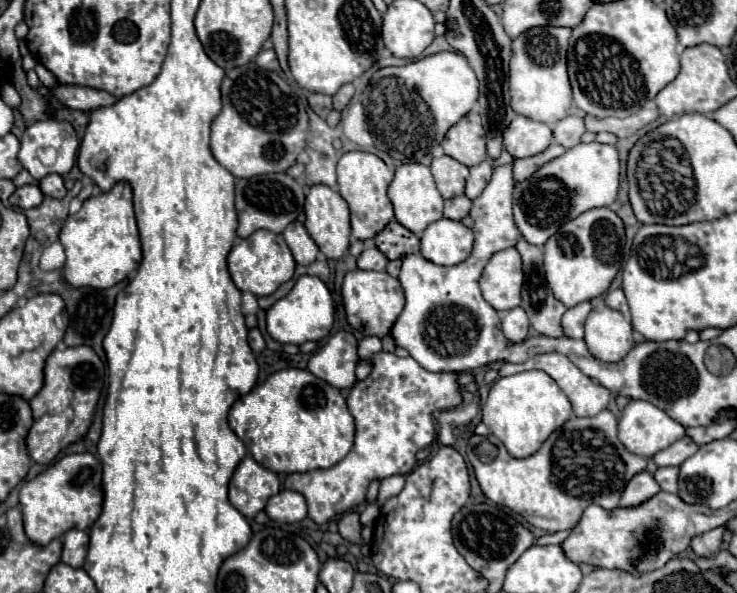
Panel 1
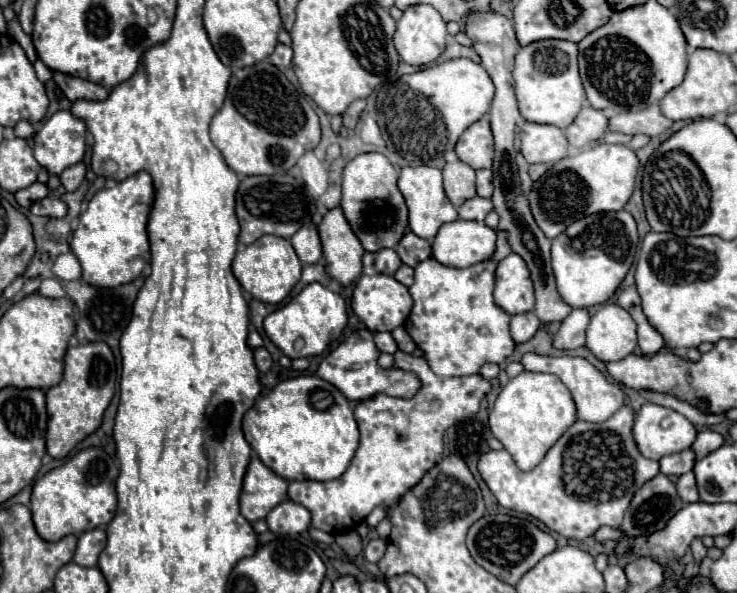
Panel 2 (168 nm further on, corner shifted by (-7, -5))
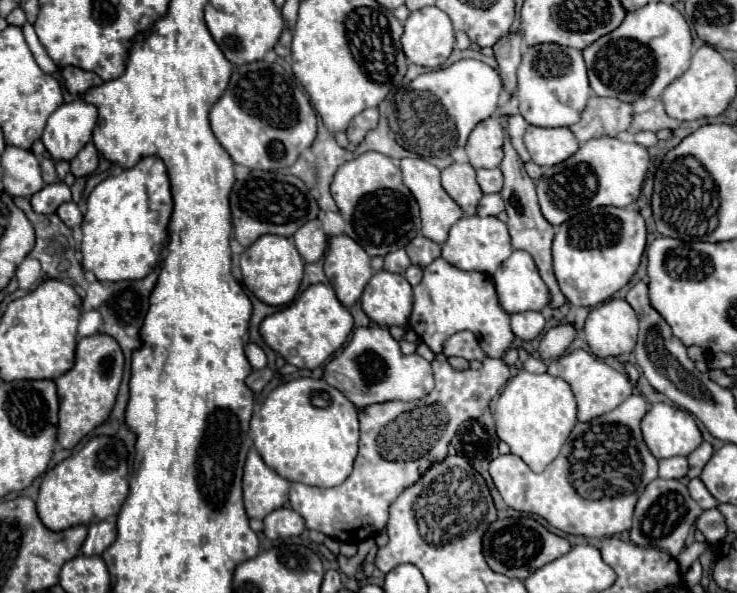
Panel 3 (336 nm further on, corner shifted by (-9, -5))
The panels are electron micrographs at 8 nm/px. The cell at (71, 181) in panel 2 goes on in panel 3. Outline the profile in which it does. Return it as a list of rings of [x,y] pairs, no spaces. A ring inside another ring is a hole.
[[[89,142],[73,160],[71,160],[71,174],[75,178],[81,178],[81,176],[89,176],[95,168],[97,168],[97,150],[95,146]]]

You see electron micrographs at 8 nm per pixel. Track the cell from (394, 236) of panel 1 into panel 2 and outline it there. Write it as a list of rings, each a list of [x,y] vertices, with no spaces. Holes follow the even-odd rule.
[[[407,232],[395,250],[397,250],[399,258],[403,260],[403,264],[407,264],[411,268],[431,256],[431,244],[413,232]]]

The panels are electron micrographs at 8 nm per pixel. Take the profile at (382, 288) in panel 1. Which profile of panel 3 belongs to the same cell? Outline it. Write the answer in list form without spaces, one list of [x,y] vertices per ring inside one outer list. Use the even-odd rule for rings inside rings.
[[[375,272],[361,294],[361,308],[379,326],[405,326],[413,308],[411,284],[401,274]]]

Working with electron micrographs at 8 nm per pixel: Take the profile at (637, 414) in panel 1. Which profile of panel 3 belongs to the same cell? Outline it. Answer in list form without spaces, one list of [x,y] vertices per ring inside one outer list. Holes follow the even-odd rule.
[[[651,404],[641,420],[643,440],[655,458],[689,456],[701,442],[701,432],[695,418],[671,404]]]

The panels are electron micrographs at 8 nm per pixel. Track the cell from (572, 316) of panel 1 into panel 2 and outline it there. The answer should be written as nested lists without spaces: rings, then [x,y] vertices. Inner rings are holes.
[[[573,310],[559,326],[557,334],[553,336],[553,348],[557,350],[575,350],[585,346],[585,330],[589,324],[587,310]]]

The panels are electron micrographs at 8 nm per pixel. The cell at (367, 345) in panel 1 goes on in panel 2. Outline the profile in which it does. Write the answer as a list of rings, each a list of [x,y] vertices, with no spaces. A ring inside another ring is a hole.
[[[377,332],[375,334],[375,344],[382,353],[395,354],[399,350],[397,342],[393,340],[393,336],[389,332]]]

